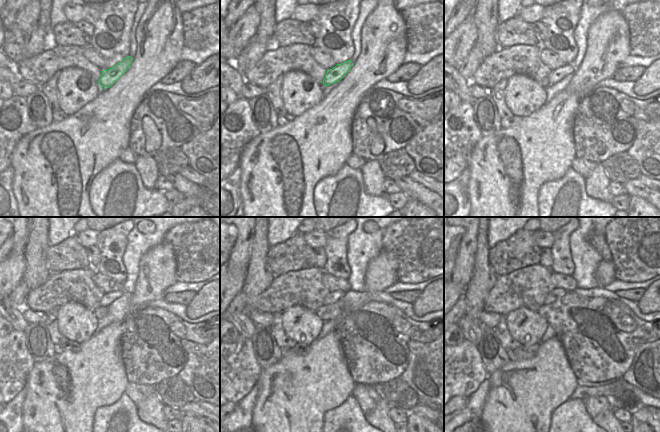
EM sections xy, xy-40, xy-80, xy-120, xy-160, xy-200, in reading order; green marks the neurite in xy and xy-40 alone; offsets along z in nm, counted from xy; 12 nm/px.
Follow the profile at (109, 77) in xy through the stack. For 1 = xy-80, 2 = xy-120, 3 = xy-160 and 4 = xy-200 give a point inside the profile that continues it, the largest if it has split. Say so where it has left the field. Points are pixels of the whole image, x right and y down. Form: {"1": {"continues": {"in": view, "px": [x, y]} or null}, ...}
{"1": {"continues": {"in": "xy-80", "px": [557, 74]}}, "2": {"continues": {"in": "xy-120", "px": [108, 298]}}, "3": {"continues": {"in": "xy-160", "px": [332, 297]}}, "4": {"continues": {"in": "xy-200", "px": [553, 295]}}}

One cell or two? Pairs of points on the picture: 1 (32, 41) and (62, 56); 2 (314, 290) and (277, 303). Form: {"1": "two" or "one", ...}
{"1": "two", "2": "one"}

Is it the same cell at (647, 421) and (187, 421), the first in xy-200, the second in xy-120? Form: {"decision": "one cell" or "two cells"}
{"decision": "one cell"}

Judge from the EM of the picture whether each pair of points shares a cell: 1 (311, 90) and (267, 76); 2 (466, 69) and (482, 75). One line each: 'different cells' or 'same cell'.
1: different cells
2: different cells

